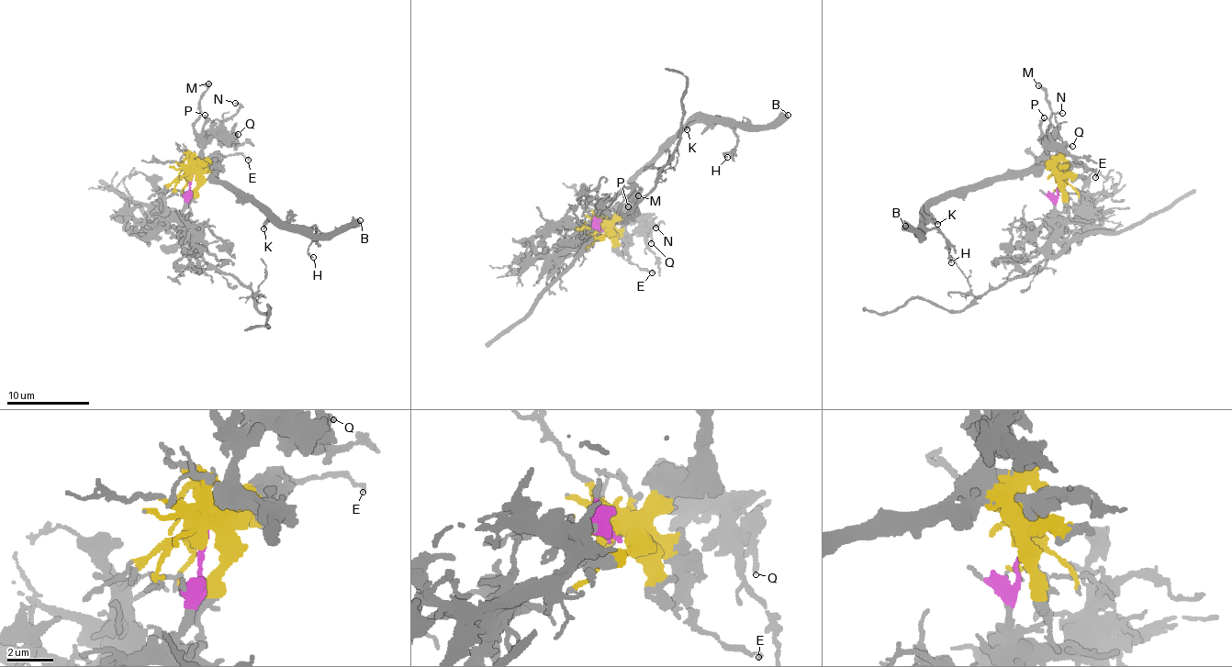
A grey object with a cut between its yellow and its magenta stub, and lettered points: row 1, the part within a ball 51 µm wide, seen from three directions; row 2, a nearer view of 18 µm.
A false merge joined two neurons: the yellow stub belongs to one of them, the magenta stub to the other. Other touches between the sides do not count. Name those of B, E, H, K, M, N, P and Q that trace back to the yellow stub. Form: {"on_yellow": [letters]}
{"on_yellow": ["B", "E", "H", "K", "M", "N", "P", "Q"]}

